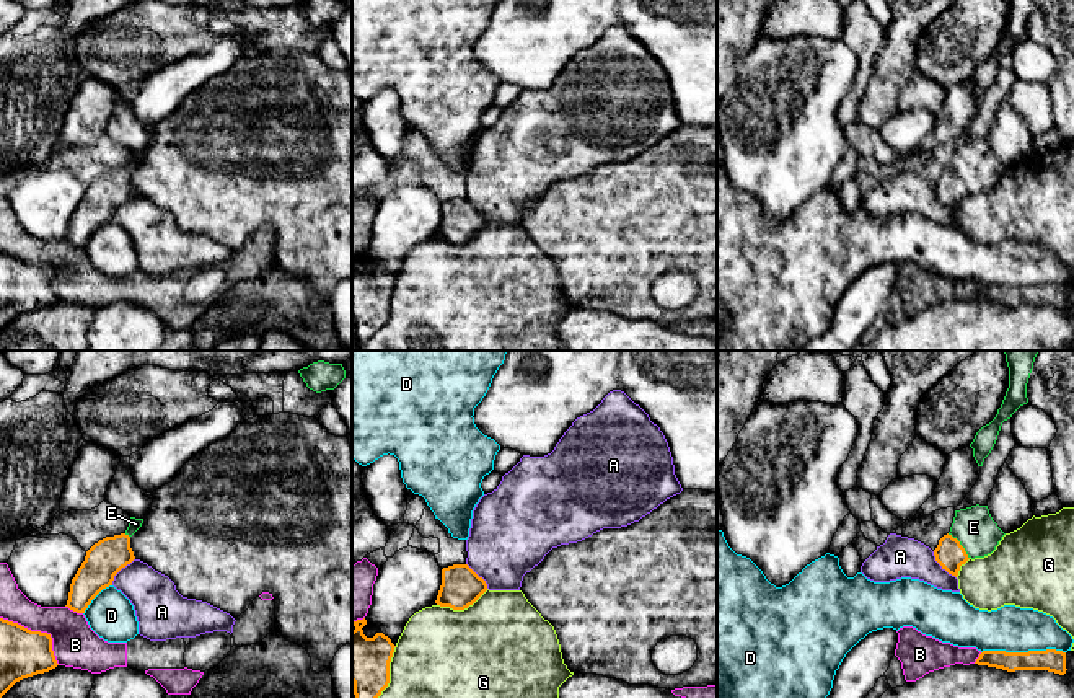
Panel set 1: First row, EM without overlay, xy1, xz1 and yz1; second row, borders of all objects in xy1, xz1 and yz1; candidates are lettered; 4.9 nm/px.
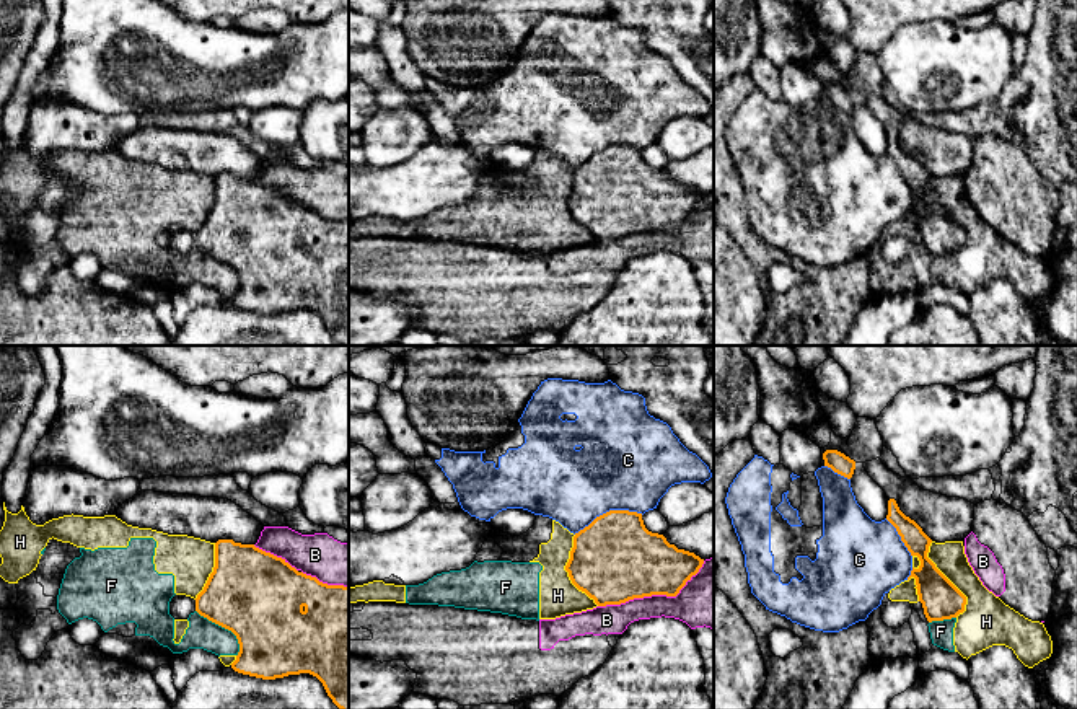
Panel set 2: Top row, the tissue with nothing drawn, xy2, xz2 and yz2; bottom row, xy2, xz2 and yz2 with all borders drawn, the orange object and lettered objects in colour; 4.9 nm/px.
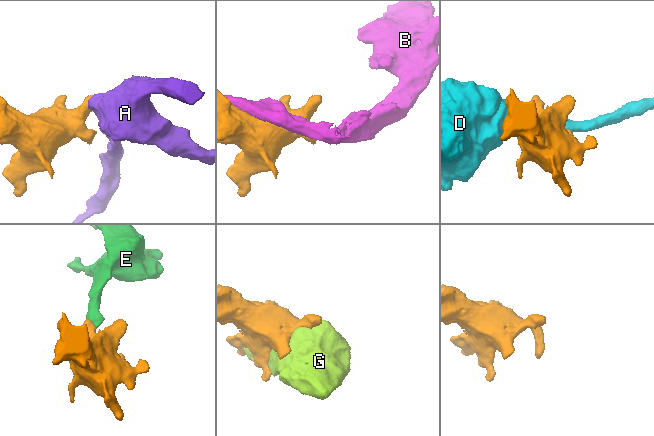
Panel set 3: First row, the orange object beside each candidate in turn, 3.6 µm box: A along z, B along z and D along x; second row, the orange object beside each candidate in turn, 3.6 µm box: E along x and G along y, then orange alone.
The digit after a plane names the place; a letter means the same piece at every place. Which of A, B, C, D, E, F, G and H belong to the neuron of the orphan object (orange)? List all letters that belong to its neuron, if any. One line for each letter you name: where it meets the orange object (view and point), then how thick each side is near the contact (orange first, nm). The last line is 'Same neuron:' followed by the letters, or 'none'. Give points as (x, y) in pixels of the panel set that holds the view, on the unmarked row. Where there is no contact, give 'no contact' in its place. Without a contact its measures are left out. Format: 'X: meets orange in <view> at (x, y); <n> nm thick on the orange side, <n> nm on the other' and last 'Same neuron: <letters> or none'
E: meets orange in yz1 at (960, 180); 150 nm thick on the orange side, 200 nm on the other
Same neuron: E

